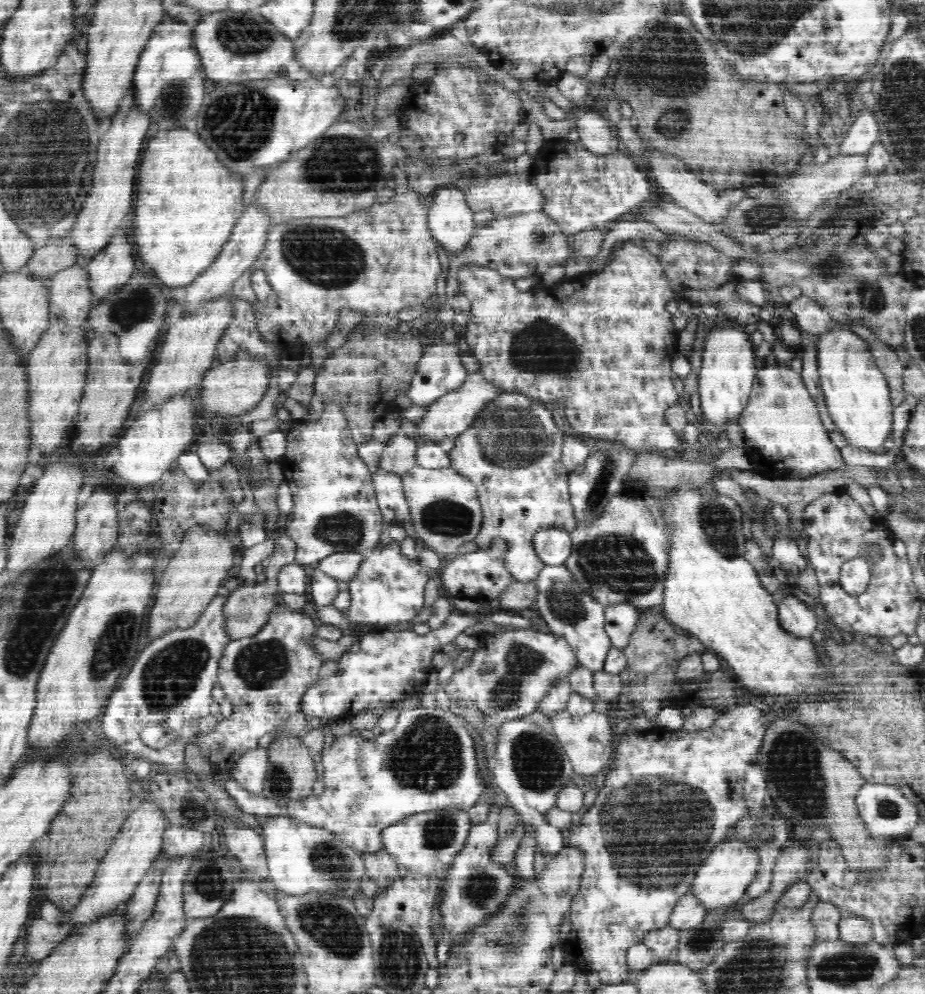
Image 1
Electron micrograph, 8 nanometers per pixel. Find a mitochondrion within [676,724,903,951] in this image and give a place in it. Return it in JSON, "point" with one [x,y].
{"point":[792,751]}

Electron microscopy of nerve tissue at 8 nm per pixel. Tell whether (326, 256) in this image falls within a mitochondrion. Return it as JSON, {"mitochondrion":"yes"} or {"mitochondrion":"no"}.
{"mitochondrion":"yes"}

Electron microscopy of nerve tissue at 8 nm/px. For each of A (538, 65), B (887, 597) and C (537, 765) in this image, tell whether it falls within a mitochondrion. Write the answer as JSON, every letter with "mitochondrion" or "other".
{"A":"other","B":"other","C":"mitochondrion"}

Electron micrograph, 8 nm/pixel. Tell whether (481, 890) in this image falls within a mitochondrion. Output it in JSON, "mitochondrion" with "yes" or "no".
{"mitochondrion":"yes"}

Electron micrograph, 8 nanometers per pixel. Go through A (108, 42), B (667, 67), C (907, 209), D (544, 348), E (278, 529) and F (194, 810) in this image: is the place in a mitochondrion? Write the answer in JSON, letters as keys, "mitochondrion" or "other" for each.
{"A":"other","B":"mitochondrion","C":"other","D":"mitochondrion","E":"other","F":"mitochondrion"}

